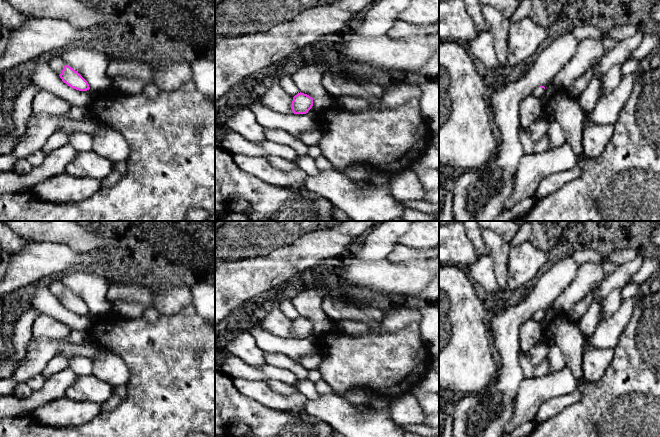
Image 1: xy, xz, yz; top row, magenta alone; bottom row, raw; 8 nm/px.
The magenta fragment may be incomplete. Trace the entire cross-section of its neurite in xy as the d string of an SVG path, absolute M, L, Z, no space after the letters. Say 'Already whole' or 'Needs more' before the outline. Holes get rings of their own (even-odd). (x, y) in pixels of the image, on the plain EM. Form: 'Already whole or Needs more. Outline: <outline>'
Already whole. Outline: M65 289L62 297L59 299L64 307L71 312L79 315L87 315L90 313L88 306L73 292Z

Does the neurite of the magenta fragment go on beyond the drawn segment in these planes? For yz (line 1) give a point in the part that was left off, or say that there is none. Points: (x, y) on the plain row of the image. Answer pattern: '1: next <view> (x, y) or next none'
1: next yz (538, 316)

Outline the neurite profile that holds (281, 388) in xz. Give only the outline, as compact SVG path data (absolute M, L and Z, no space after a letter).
M266 380L266 381L269 387L272 389L272 391L280 395L290 396L298 393L298 391L292 385L288 385L288 384L279 382L277 380Z

